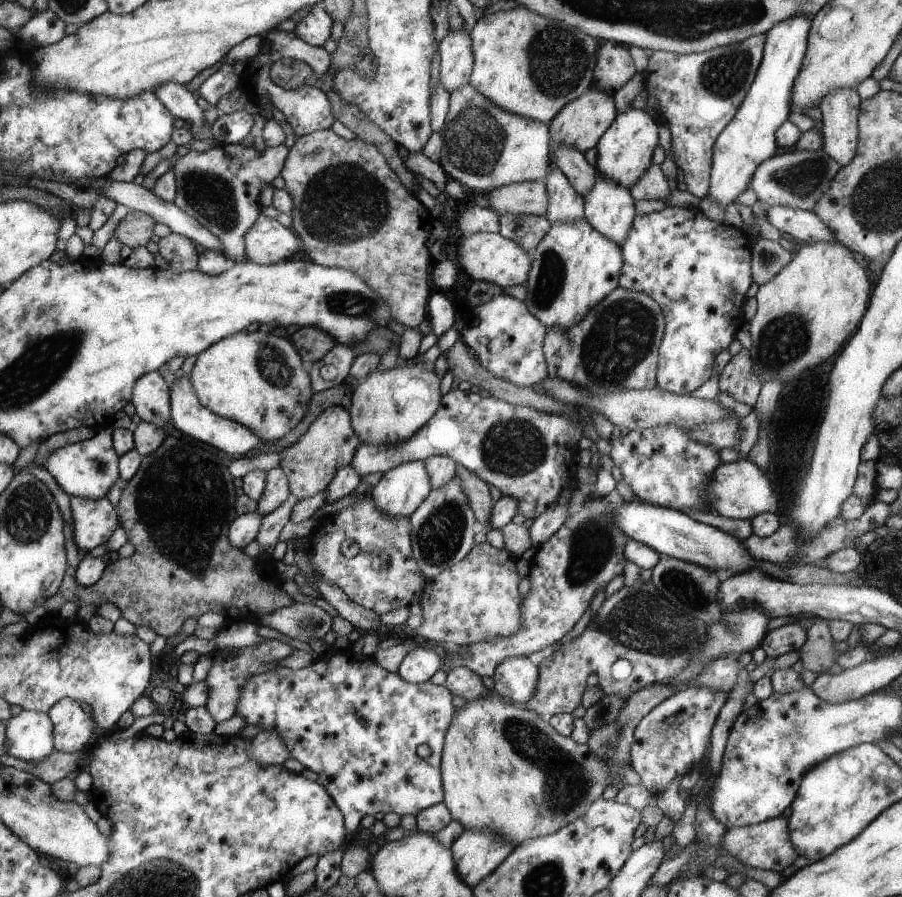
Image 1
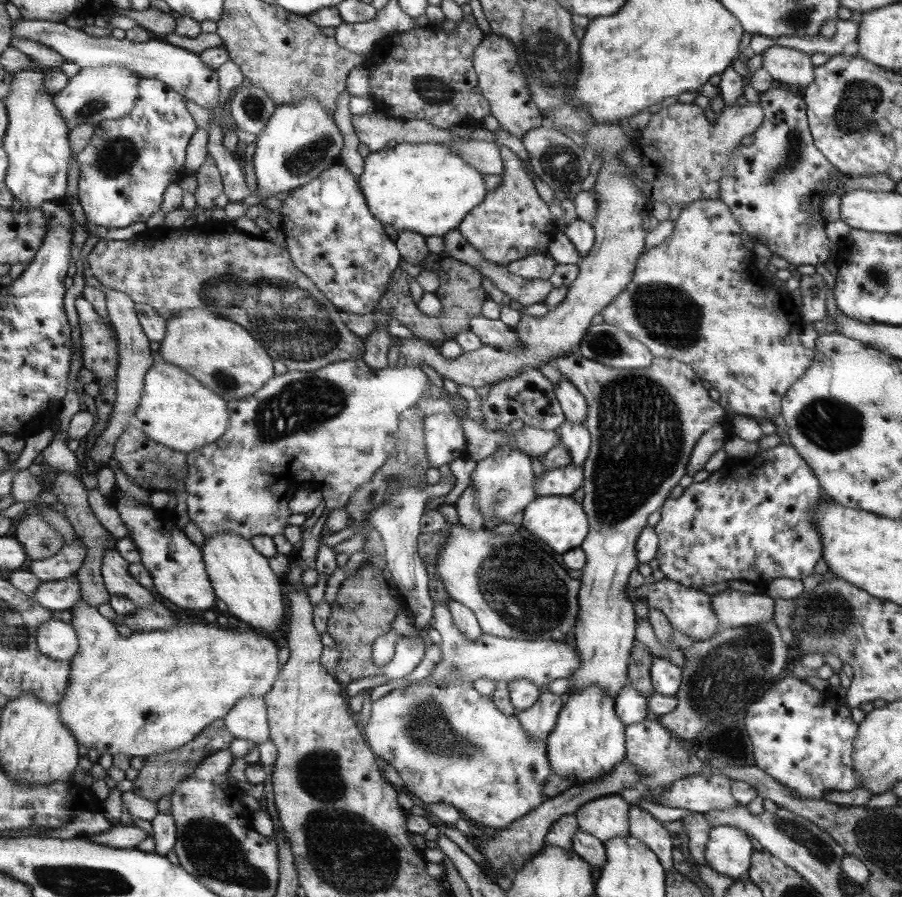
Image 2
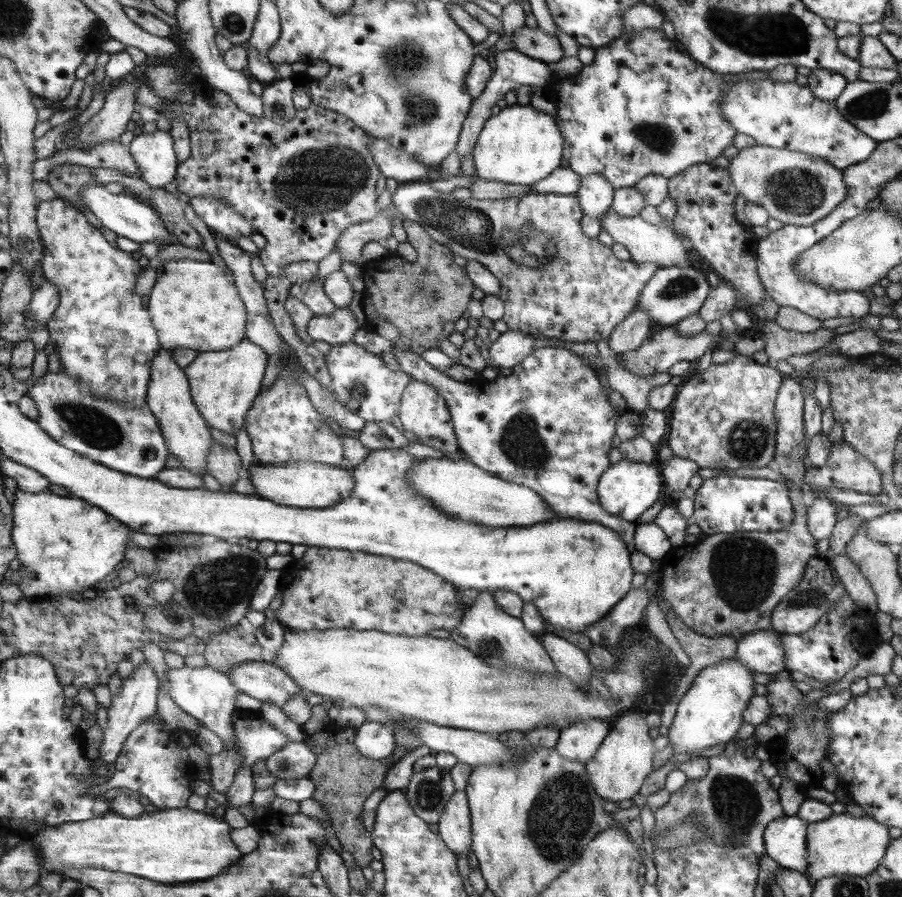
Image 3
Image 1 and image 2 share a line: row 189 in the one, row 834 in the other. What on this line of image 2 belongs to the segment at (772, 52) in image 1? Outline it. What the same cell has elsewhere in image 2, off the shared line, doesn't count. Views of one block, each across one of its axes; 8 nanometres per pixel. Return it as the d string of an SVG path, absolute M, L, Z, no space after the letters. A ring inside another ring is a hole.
M721 825L709 831L703 857L707 867L725 877L738 879L750 868L753 850L748 832Z

